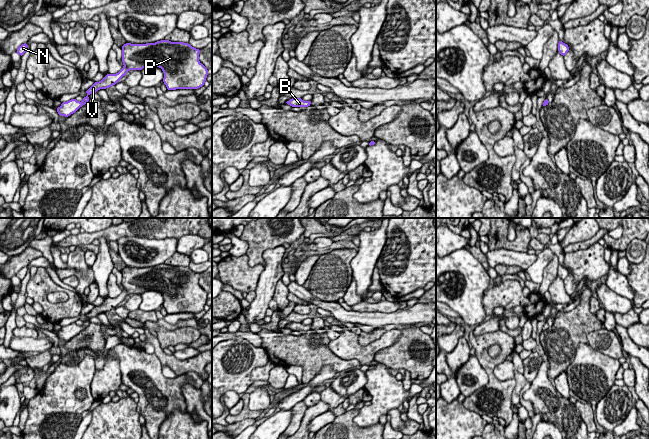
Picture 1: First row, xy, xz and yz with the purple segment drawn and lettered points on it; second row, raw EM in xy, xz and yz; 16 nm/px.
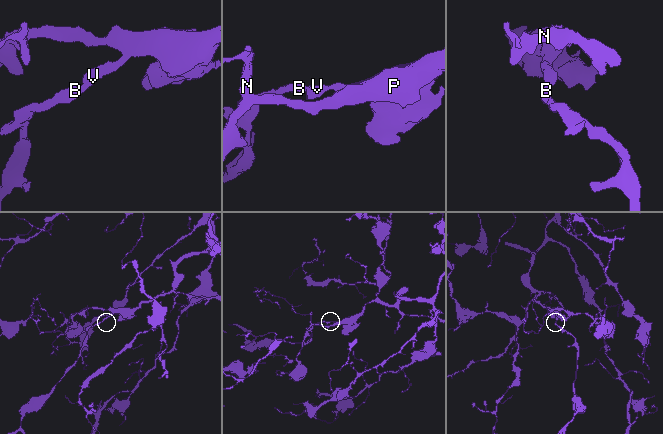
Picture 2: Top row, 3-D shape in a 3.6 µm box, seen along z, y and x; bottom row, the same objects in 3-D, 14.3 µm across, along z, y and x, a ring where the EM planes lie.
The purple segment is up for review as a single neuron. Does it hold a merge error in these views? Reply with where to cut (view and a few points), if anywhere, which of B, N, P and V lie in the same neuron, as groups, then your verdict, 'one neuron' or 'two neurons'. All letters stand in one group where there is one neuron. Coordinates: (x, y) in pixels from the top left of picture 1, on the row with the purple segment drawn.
cut none; groups B N P V; one neuron

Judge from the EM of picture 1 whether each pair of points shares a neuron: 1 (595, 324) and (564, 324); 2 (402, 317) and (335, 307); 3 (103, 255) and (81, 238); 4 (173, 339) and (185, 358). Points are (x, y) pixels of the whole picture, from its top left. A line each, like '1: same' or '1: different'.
1: same
2: same
3: different
4: different

